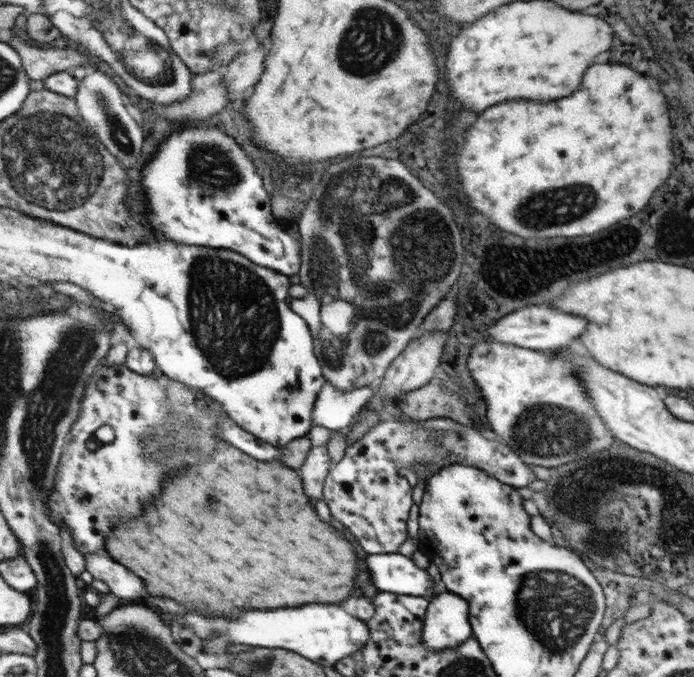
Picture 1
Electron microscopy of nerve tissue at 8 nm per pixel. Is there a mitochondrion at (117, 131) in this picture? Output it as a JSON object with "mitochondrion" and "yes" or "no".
{"mitochondrion":"yes"}

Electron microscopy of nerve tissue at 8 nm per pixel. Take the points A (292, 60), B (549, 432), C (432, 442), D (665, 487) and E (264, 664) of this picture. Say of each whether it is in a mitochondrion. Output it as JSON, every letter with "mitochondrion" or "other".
{"A":"other","B":"mitochondrion","C":"mitochondrion","D":"other","E":"mitochondrion"}

